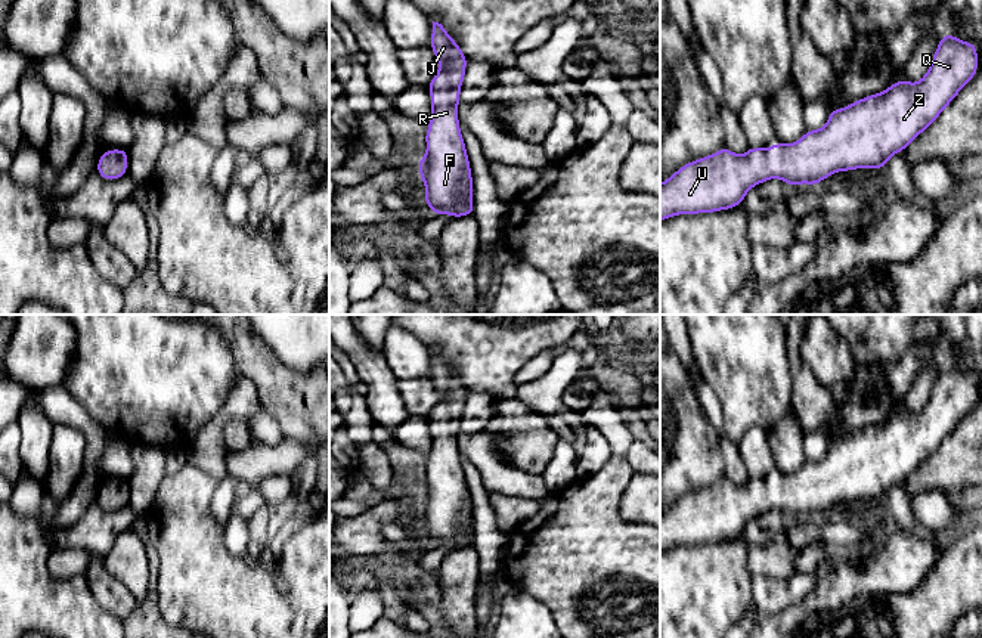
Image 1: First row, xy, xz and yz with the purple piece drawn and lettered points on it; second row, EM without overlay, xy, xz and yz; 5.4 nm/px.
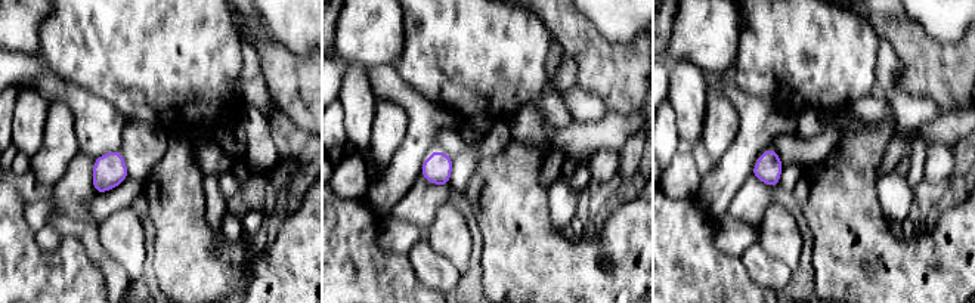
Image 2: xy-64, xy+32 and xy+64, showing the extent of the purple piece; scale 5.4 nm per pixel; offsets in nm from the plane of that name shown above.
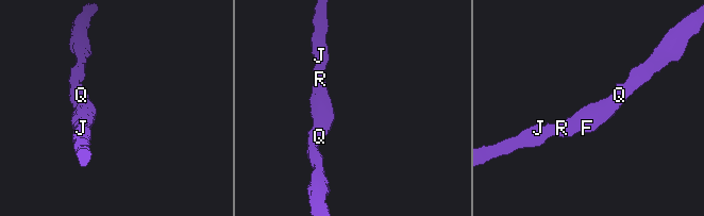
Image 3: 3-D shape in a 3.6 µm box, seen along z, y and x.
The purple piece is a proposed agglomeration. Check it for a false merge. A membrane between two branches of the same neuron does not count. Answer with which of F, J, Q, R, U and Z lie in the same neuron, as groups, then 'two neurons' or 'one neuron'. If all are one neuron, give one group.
groups F J Q R U Z; one neuron

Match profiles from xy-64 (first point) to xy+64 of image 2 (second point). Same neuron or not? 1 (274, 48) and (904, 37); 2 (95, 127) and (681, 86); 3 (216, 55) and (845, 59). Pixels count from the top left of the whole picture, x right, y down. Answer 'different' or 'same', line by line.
1: same
2: different
3: same

